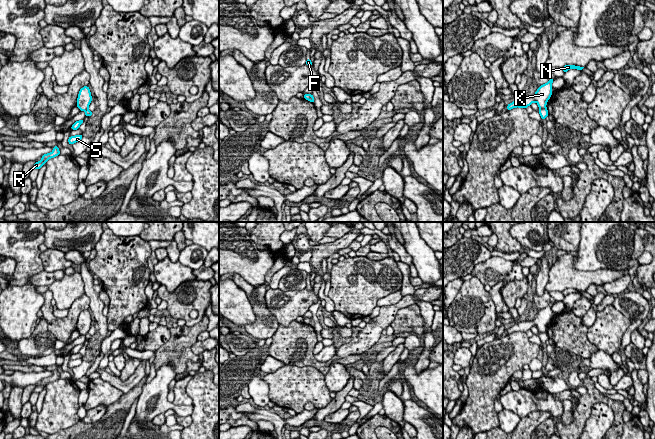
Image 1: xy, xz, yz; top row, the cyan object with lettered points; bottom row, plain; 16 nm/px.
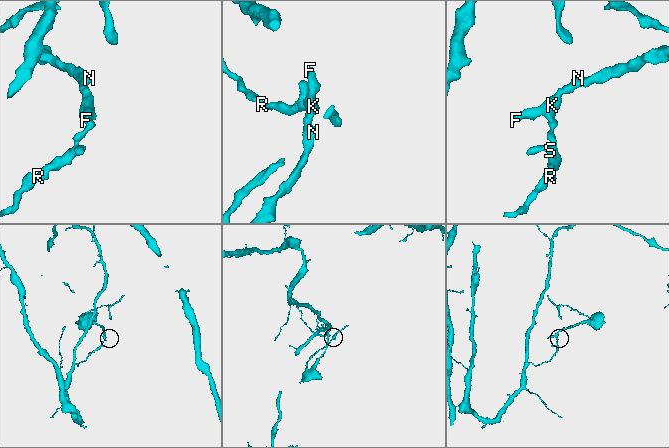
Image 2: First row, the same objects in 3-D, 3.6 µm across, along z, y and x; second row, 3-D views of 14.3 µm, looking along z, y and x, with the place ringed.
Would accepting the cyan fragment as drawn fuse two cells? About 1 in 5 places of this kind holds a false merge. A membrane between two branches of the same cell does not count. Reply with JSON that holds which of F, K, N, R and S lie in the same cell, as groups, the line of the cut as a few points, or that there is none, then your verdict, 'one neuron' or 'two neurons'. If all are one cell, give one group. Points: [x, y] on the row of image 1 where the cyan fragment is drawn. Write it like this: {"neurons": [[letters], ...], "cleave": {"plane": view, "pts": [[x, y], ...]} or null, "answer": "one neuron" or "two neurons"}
{"neurons": [["F", "K", "N"], ["R", "S"]], "cleave": {"plane": "yz", "pts": [[545, 107], [539, 109]]}, "answer": "two neurons"}

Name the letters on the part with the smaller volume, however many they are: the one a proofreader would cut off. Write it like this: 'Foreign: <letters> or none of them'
Foreign: F, K, N

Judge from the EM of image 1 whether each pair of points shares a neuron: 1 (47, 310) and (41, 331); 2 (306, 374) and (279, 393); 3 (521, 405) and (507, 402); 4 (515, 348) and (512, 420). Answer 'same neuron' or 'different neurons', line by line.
1: different neurons
2: same neuron
3: same neuron
4: different neurons

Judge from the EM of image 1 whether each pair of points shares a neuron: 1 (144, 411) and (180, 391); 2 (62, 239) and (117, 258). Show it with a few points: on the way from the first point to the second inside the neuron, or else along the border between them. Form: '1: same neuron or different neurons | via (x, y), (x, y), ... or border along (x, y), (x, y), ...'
1: different neurons | border along (172, 402), (178, 405), (191, 405)
2: different neurons | border along (103, 232), (95, 245)

